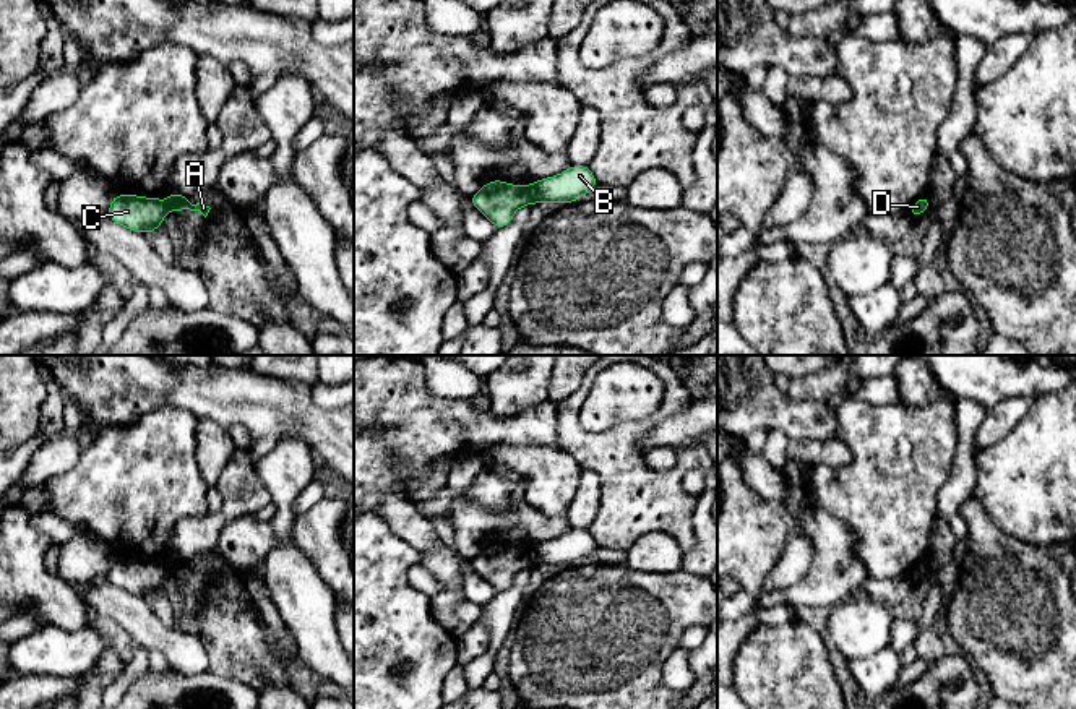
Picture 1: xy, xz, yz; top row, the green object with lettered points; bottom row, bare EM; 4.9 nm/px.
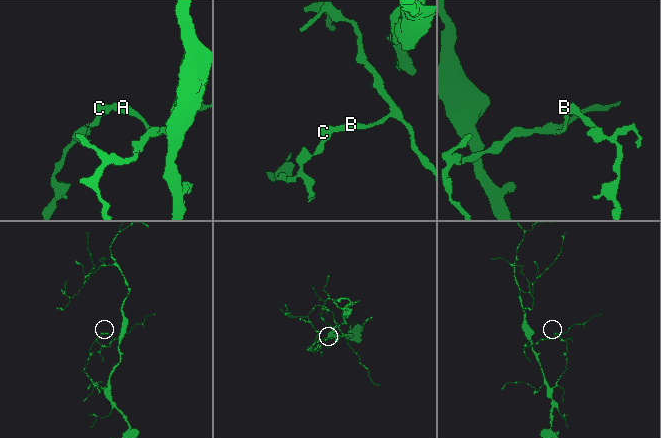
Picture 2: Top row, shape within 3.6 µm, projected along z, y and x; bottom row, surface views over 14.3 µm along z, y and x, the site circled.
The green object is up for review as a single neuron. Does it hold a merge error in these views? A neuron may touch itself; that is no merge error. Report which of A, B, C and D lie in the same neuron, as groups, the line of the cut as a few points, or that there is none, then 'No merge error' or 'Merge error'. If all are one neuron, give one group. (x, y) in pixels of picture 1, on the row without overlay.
Groups: A B D / C. Split along xz (526, 550), (531, 567). Merge error

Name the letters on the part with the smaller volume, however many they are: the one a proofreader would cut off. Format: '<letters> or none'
A, B, D

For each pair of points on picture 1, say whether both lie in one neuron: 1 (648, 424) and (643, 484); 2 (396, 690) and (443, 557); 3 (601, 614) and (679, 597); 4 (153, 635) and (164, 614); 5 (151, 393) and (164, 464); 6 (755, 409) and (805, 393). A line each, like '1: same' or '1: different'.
1: same
2: different
3: same
4: different
5: different
6: different

